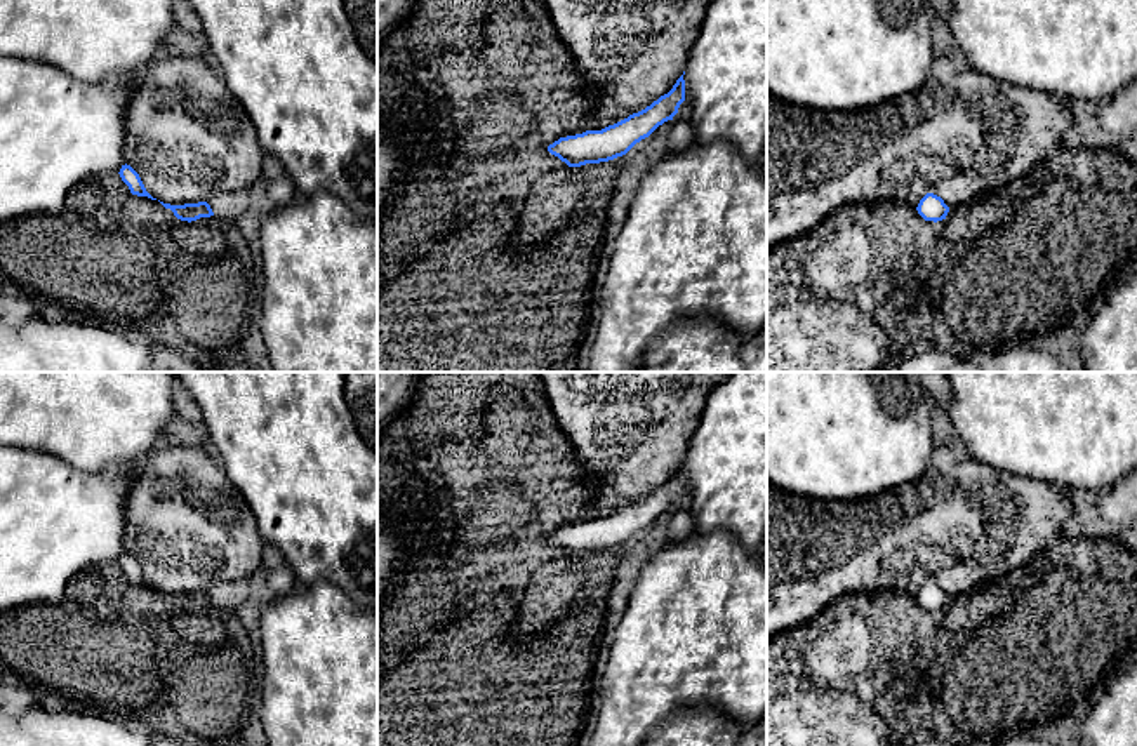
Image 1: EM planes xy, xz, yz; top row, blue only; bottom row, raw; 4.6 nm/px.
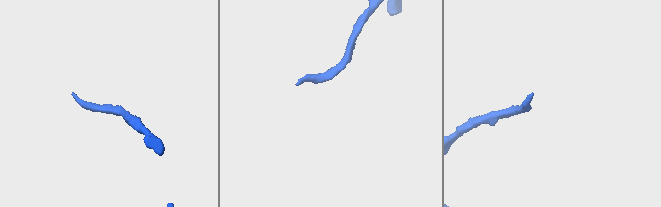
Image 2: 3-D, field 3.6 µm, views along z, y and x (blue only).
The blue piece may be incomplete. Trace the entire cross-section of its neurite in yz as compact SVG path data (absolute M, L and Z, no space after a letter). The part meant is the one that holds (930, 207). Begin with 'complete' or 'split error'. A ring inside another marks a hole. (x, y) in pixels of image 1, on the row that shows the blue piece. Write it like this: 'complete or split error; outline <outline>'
complete; outline M927 193L918 207L916 207L918 214L925 219L925 221L942 221L946 219L949 207L944 203L944 200L934 193Z

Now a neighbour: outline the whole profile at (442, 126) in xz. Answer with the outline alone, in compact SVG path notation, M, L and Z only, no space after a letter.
M440 101L436 108L436 117L433 120L433 134L440 143L440 146L447 144L447 141L450 139L450 132L452 132L452 122L450 122L449 106L445 101Z

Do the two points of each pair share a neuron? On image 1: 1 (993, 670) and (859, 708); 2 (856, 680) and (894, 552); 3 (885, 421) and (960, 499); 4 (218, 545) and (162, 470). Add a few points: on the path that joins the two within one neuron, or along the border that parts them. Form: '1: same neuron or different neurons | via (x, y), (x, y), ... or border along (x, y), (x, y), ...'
1: same neuron | via (960, 668), (899, 668), (892, 675)
2: different neurons | border along (842, 595), (856, 592), (903, 592), (915, 599)
3: different neurons | border along (936, 447), (929, 468), (922, 475), (892, 487)
4: same neuron | via (199, 526), (181, 508), (179, 494), (174, 489)

